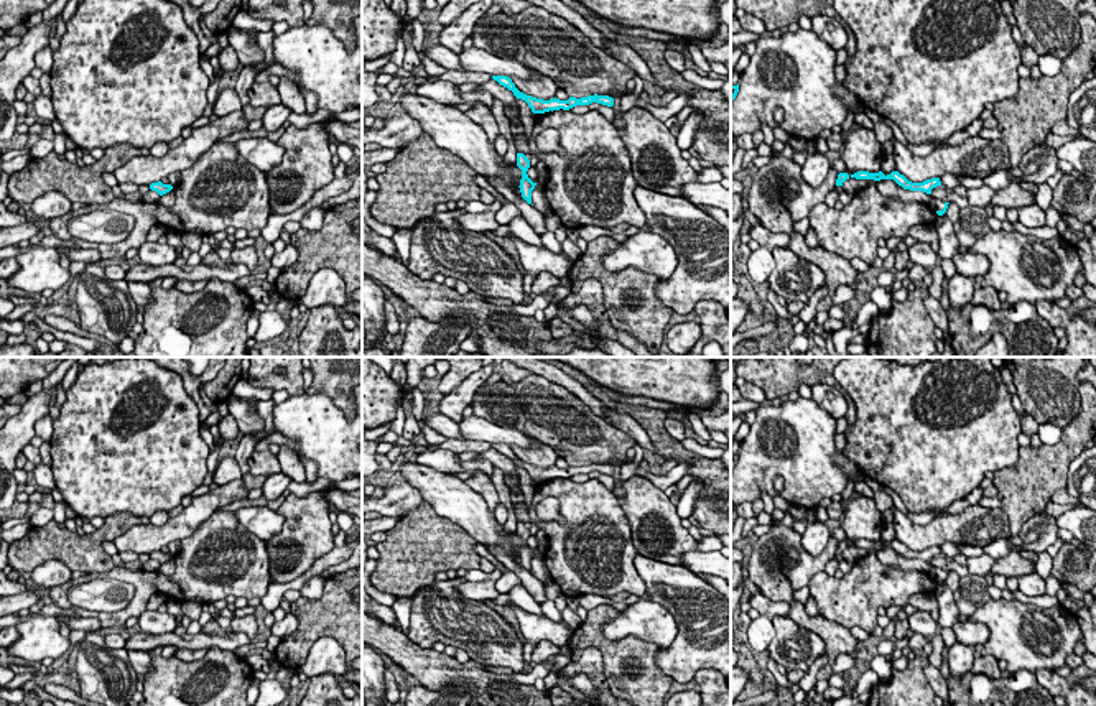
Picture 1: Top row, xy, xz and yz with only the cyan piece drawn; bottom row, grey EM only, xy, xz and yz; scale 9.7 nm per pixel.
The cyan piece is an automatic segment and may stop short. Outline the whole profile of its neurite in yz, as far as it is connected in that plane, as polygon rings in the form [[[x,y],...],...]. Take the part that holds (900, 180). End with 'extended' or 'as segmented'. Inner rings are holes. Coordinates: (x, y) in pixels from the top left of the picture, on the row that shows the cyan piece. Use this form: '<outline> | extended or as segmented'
[[[857,171],[857,173],[851,174],[851,178],[856,178],[856,179],[874,179],[874,181],[894,179],[903,189],[923,191],[926,194],[931,194],[933,188],[941,186],[940,178],[931,178],[931,179],[926,179],[923,183],[912,183],[903,174],[900,174],[899,171],[892,171],[887,176],[882,171],[879,171],[879,173]]] | as segmented

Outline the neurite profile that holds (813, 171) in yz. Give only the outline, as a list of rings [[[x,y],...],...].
[[[815,151],[801,166],[801,178],[811,188],[818,188],[826,179],[829,168],[829,160],[823,153]]]

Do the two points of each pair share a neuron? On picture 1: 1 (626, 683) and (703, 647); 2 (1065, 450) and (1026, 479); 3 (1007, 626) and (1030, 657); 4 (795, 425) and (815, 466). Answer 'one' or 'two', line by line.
1: two
2: one
3: one
4: one

